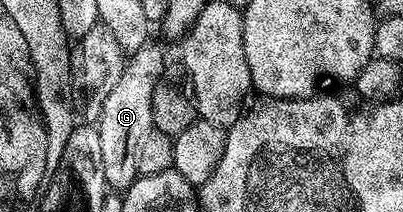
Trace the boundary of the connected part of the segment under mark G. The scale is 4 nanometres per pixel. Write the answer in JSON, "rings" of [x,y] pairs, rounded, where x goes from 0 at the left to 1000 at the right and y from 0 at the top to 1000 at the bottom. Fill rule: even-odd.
{"rings":[[[387,198],[335,236],[335,255],[313,278],[295,387],[285,387],[275,443],[266,443],[266,481],[256,481],[251,528],[236,557],[236,599],[246,613],[246,712],[256,722],[256,821],[273,892],[323,887],[342,840],[335,778],[345,769],[345,689],[382,604],[375,443],[385,443],[385,387],[395,387],[412,316],[414,288]]]}

